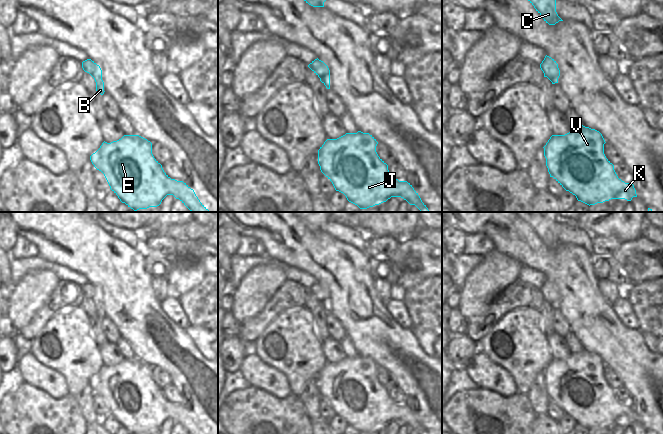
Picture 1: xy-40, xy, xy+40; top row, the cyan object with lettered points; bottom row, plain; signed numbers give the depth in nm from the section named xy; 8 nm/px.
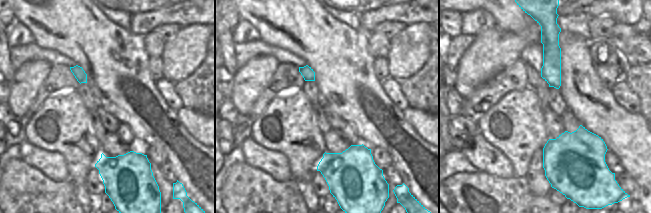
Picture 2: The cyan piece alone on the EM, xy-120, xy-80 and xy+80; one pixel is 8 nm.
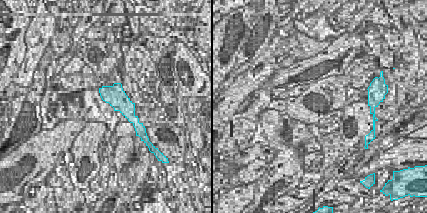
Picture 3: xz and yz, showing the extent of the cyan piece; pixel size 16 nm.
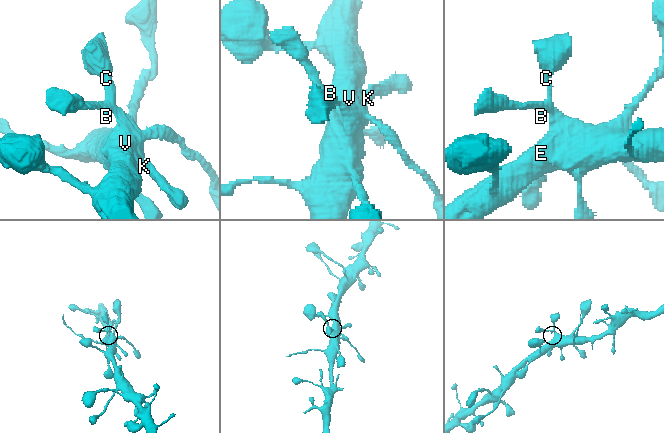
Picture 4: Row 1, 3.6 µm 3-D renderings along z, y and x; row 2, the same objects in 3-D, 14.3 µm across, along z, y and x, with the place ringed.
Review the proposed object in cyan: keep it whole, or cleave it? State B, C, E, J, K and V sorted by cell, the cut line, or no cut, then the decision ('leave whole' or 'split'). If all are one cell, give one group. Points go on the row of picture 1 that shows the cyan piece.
B C E J K V; no cut; leave whole

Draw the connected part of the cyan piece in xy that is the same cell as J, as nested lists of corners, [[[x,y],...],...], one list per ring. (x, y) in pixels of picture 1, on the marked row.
[[[361,131],[346,133],[337,139],[327,139],[318,150],[320,170],[336,191],[343,193],[349,202],[360,209],[379,205],[391,197],[401,197],[410,205],[415,205],[420,212],[430,212],[410,183],[399,181],[390,174],[388,165],[376,152],[377,144],[372,135]]]

